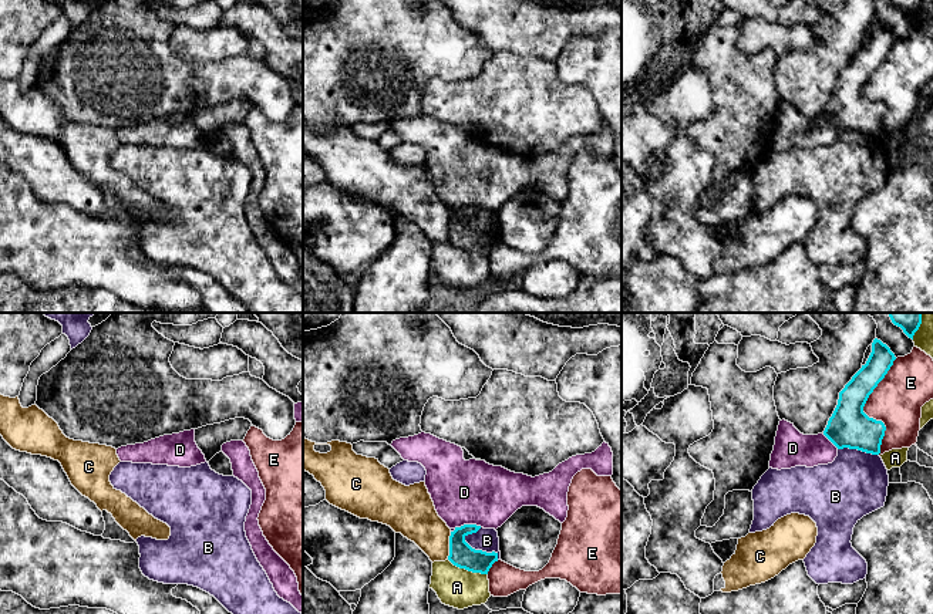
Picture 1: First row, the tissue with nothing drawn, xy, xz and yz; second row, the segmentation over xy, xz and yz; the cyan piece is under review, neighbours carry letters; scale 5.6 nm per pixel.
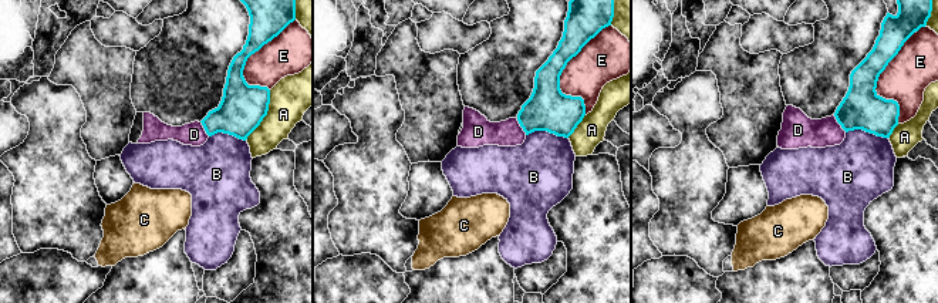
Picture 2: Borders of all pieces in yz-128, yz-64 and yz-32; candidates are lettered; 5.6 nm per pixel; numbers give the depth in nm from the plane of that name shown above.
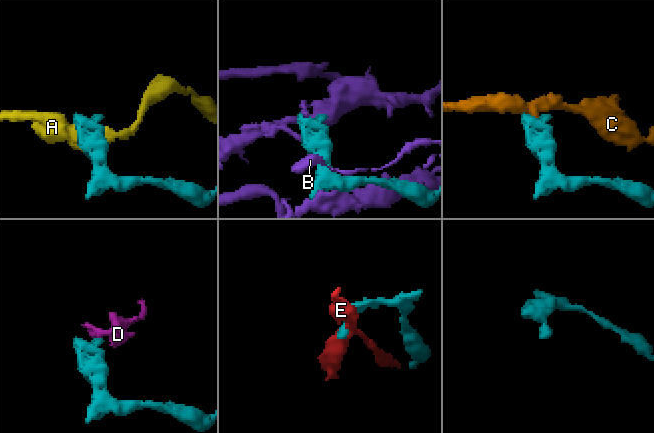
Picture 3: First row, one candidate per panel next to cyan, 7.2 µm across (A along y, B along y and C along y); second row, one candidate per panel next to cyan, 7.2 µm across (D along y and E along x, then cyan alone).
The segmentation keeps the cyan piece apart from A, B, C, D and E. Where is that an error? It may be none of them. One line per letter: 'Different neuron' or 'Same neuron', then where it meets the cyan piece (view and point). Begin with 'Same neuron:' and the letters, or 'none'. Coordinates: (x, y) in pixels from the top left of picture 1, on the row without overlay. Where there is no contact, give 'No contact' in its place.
Same neuron: none
A: Different neuron. Touches cyan at xz (468, 252)
B: Different neuron. Touches cyan at xz (481, 232)
C: Different neuron. Touches cyan at xz (450, 228)
D: Different neuron. Touches cyan at xz (467, 206)
E: Different neuron. Touches cyan at yz (862, 91)

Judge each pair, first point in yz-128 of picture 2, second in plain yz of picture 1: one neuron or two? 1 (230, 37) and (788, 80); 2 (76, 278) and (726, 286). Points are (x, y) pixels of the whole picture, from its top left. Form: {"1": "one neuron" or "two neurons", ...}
{"1": "one neuron", "2": "two neurons"}

